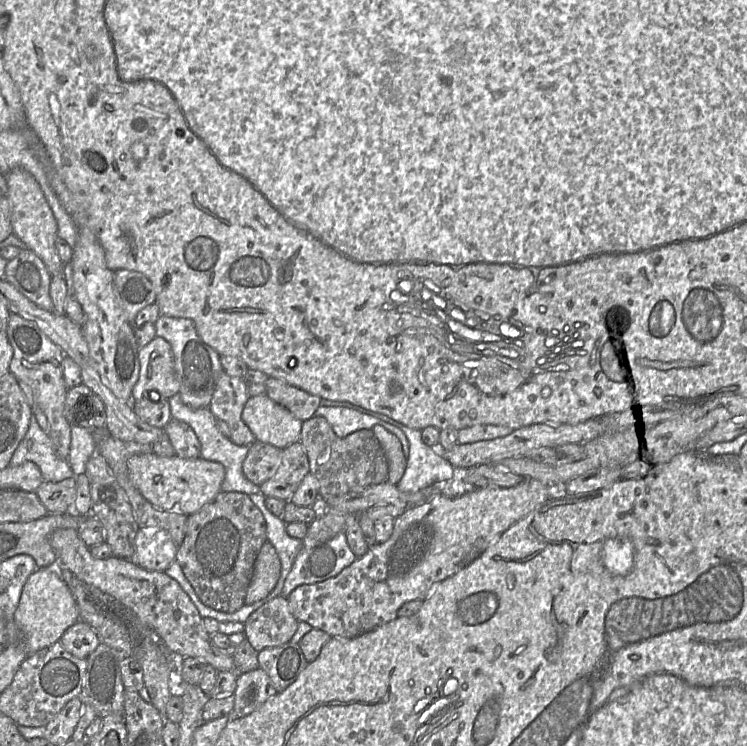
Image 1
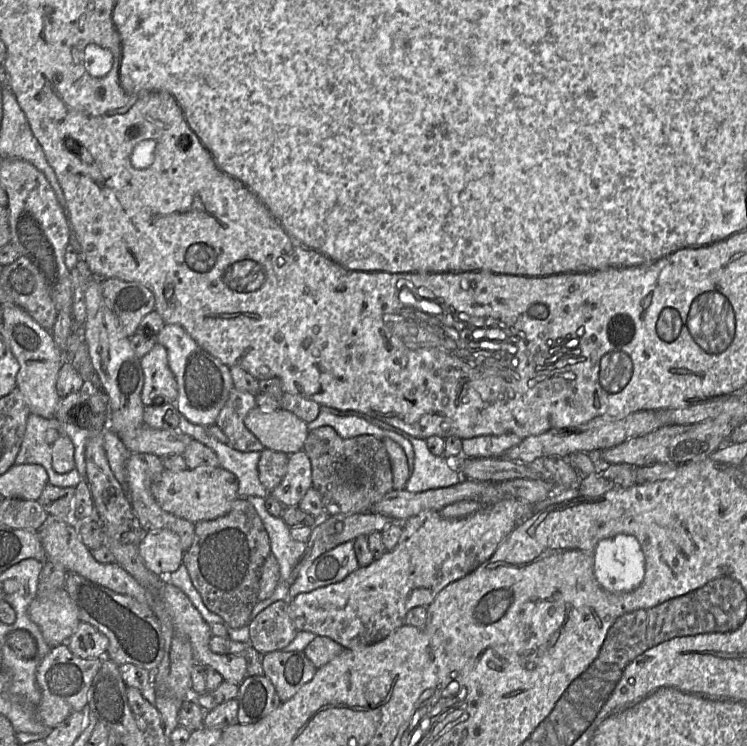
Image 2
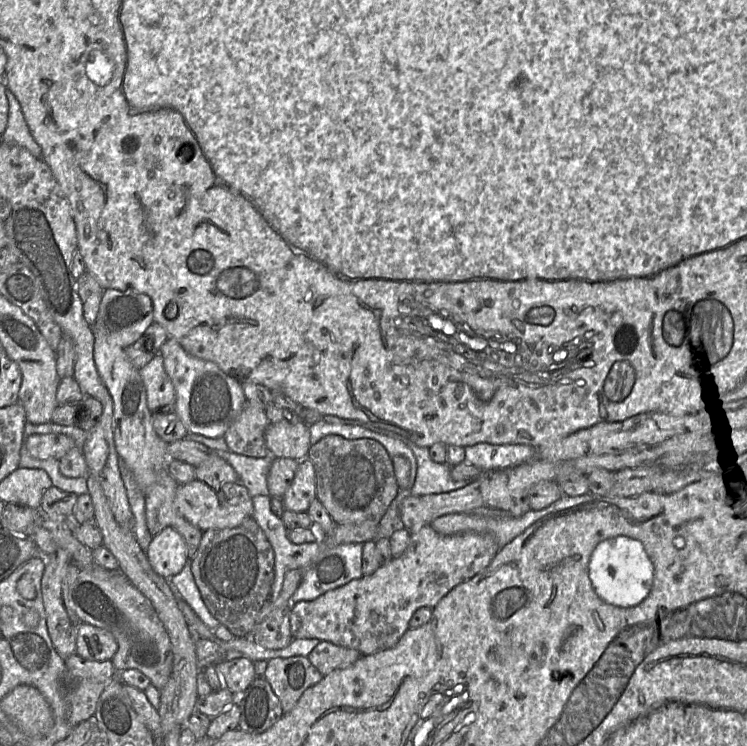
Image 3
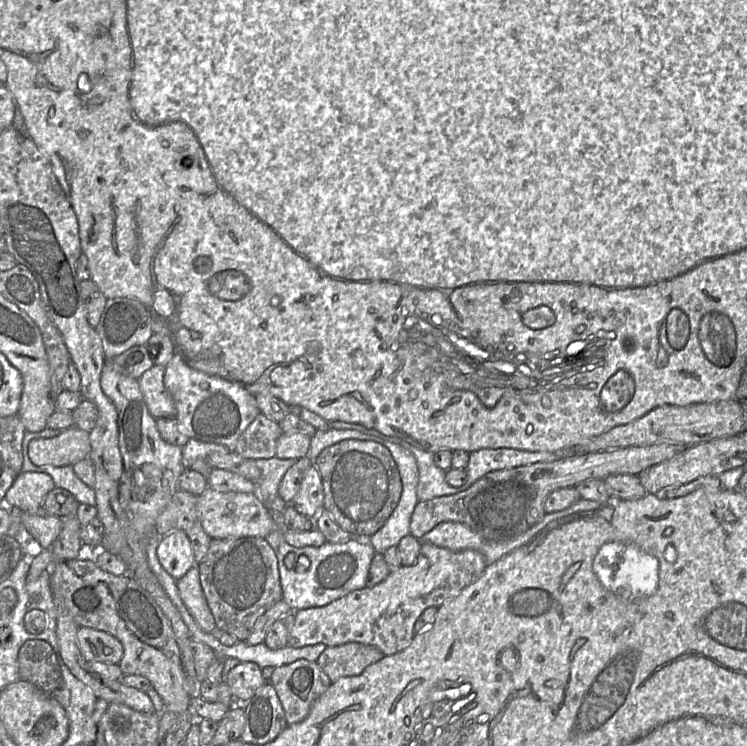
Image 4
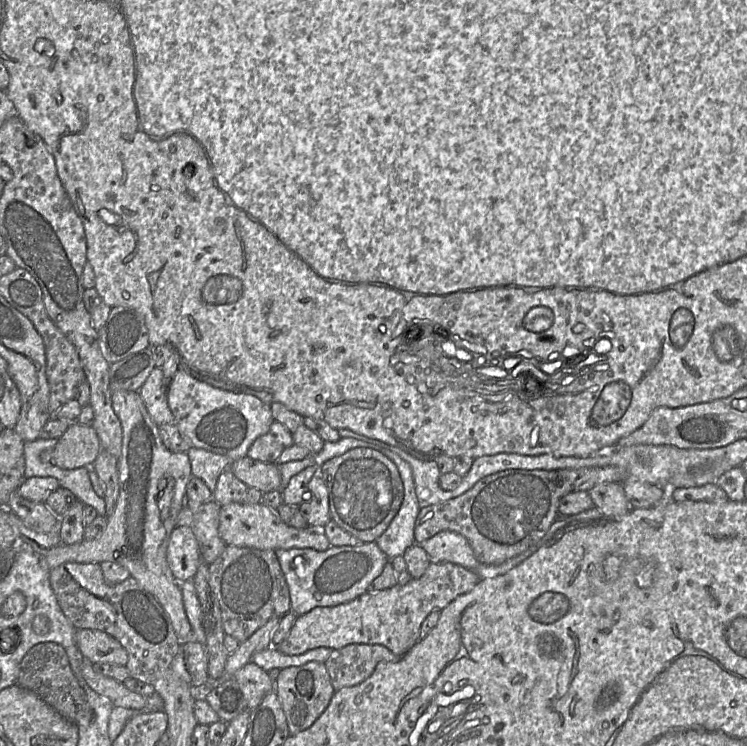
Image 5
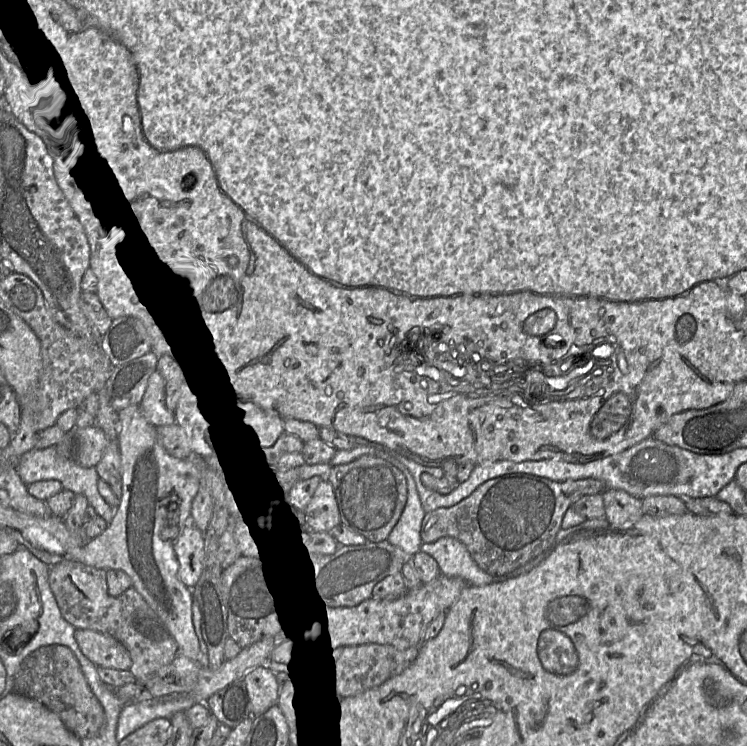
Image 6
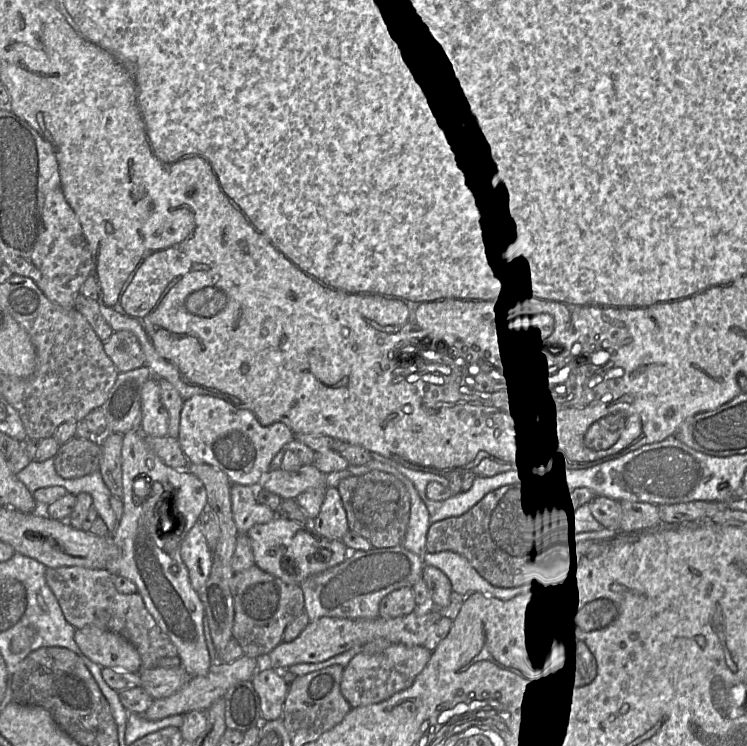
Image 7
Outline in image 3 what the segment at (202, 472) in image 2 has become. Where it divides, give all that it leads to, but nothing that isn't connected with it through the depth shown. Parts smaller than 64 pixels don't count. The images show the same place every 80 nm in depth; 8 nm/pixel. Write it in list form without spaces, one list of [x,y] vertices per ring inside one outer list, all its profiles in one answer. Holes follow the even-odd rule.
[[[198,479],[179,484],[175,505],[181,516],[201,531],[234,528],[239,526],[244,519],[253,517],[254,514],[252,497],[240,482],[226,483],[219,488],[212,488]]]

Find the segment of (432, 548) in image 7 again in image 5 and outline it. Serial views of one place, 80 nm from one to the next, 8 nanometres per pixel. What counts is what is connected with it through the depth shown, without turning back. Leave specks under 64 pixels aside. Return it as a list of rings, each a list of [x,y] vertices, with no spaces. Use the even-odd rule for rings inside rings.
[[[615,466],[559,470],[508,469],[500,471],[479,480],[461,496],[420,508],[414,528],[415,541],[421,543],[441,531],[453,531],[467,539],[479,562],[487,565],[499,565],[527,551],[532,546],[537,546],[544,539],[559,516],[558,505],[563,496],[575,491],[589,492],[594,486],[604,482],[622,483],[624,479],[625,470]]]

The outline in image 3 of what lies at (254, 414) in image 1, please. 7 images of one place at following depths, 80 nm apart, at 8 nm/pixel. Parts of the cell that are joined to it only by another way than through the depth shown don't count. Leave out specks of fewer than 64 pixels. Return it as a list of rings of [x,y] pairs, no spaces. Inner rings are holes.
[[[287,421],[270,423],[265,431],[265,442],[269,450],[269,454],[273,457],[292,458],[301,461],[307,457],[311,446],[310,429],[303,421],[296,424]]]

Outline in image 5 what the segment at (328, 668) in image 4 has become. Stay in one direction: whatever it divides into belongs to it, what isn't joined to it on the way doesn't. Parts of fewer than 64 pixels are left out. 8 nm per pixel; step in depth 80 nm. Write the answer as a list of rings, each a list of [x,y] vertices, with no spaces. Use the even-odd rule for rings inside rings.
[[[349,644],[333,649],[324,662],[335,691],[368,679],[380,662],[397,662],[402,656],[378,644]]]

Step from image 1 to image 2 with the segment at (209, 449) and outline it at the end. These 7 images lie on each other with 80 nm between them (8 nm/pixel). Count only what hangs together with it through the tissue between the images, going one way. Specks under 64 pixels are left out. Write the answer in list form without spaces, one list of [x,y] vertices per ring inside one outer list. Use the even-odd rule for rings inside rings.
[[[179,413],[178,430],[212,449],[220,466],[232,473],[238,480],[240,497],[257,496],[265,498],[269,491],[259,479],[258,462],[261,452],[241,452],[217,440],[208,433],[207,427],[194,424]]]

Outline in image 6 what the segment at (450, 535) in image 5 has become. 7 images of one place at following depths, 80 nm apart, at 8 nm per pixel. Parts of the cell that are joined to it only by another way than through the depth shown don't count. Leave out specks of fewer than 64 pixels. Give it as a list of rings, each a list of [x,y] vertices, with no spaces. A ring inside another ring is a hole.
[[[446,536],[432,543],[422,542],[420,550],[435,559],[443,575],[461,578],[468,585],[484,586],[506,580],[506,577],[483,571],[465,545],[456,538]]]

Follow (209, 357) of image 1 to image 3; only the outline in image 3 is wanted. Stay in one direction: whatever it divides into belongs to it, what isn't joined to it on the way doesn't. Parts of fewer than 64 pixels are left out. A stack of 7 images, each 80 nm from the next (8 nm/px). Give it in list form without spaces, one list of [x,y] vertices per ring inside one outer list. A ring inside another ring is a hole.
[[[172,337],[161,346],[164,369],[171,379],[175,394],[175,413],[187,433],[208,438],[224,437],[231,423],[238,417],[246,404],[242,383],[224,373],[215,363],[188,354]]]

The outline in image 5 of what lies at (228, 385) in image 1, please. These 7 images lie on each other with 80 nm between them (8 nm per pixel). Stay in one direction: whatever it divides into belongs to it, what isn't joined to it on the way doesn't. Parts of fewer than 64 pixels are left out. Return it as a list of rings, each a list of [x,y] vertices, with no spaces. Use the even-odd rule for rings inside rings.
[[[274,420],[267,433],[258,437],[250,446],[247,456],[264,463],[276,463],[284,449],[294,444],[292,433]]]

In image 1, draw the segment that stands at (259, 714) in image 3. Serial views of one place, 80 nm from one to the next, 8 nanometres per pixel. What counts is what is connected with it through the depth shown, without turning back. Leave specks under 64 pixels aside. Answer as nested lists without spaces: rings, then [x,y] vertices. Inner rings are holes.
[[[260,667],[239,674],[236,679],[231,717],[240,718],[251,714],[277,693],[270,677]]]

